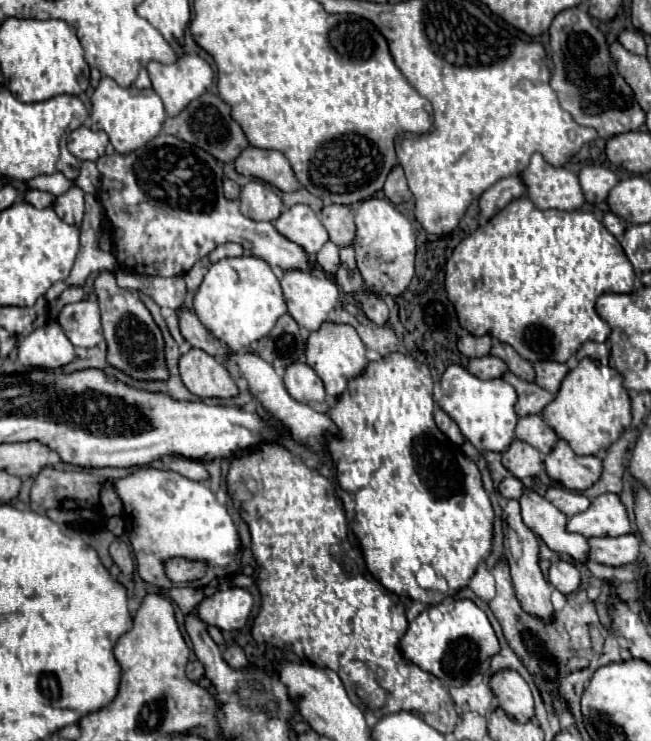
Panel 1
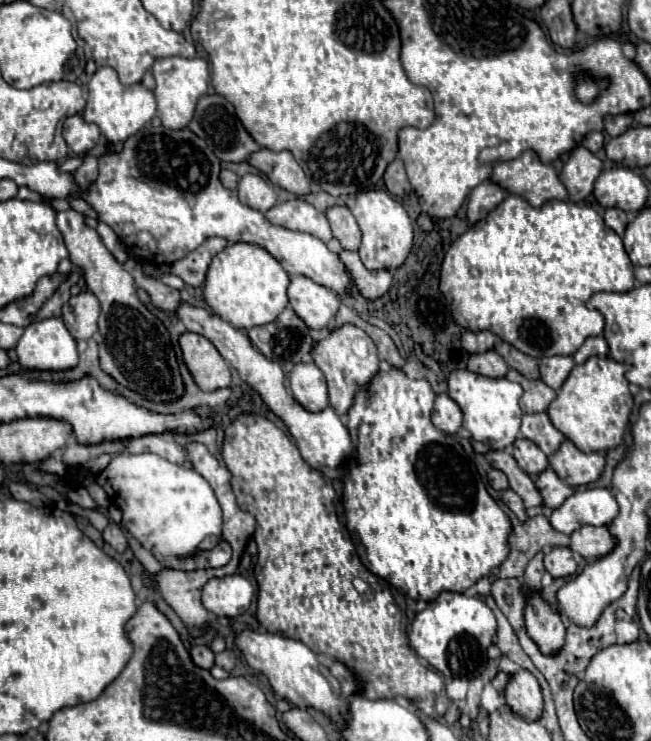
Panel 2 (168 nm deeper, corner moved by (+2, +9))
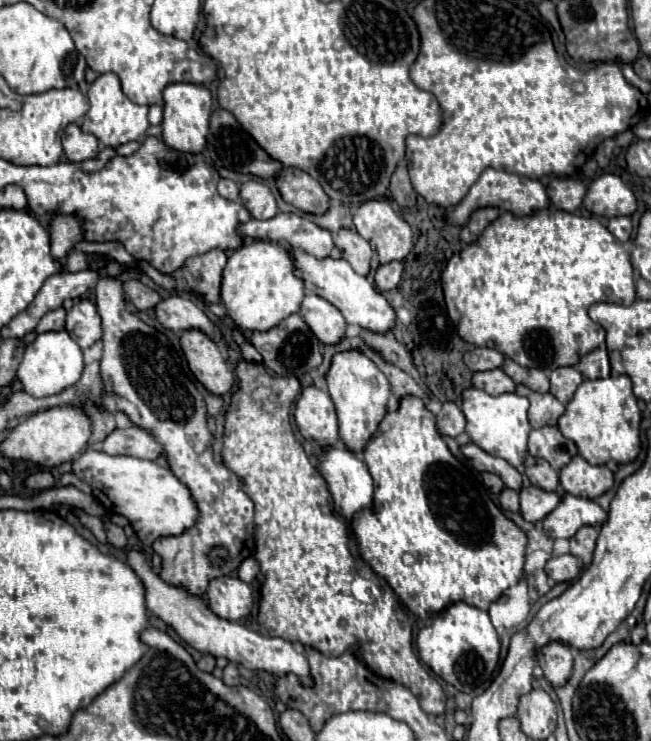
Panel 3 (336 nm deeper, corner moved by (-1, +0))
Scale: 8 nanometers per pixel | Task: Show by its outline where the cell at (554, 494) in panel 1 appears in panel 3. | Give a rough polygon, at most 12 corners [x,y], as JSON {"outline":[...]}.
{"outline":[[520,488],[520,514],[544,520],[560,502],[560,492]]}

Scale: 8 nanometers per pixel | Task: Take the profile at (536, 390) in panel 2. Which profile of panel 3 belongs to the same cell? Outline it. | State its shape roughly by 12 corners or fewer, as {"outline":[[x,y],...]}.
{"outline":[[526,386],[516,394],[530,400],[532,428],[554,426],[564,404],[552,394],[538,394]]}

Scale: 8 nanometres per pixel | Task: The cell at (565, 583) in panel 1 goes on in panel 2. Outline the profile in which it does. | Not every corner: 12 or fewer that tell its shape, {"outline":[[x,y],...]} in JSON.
{"outline":[[555,547],[545,555],[545,569],[555,577],[577,571],[571,549]]}

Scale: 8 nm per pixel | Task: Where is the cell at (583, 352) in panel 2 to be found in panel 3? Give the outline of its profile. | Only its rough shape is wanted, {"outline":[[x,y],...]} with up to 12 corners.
{"outline":[[596,348],[576,366],[584,378],[606,378],[608,352]]}

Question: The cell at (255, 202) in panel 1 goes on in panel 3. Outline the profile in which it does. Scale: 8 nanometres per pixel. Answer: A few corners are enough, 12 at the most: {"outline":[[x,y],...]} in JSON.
{"outline":[[264,182],[240,186],[242,204],[252,218],[278,214],[276,198]]}

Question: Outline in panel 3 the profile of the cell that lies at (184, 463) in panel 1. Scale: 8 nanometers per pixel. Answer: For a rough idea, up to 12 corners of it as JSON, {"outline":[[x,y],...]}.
{"outline":[[136,426],[110,432],[106,454],[156,460],[160,444]]}

